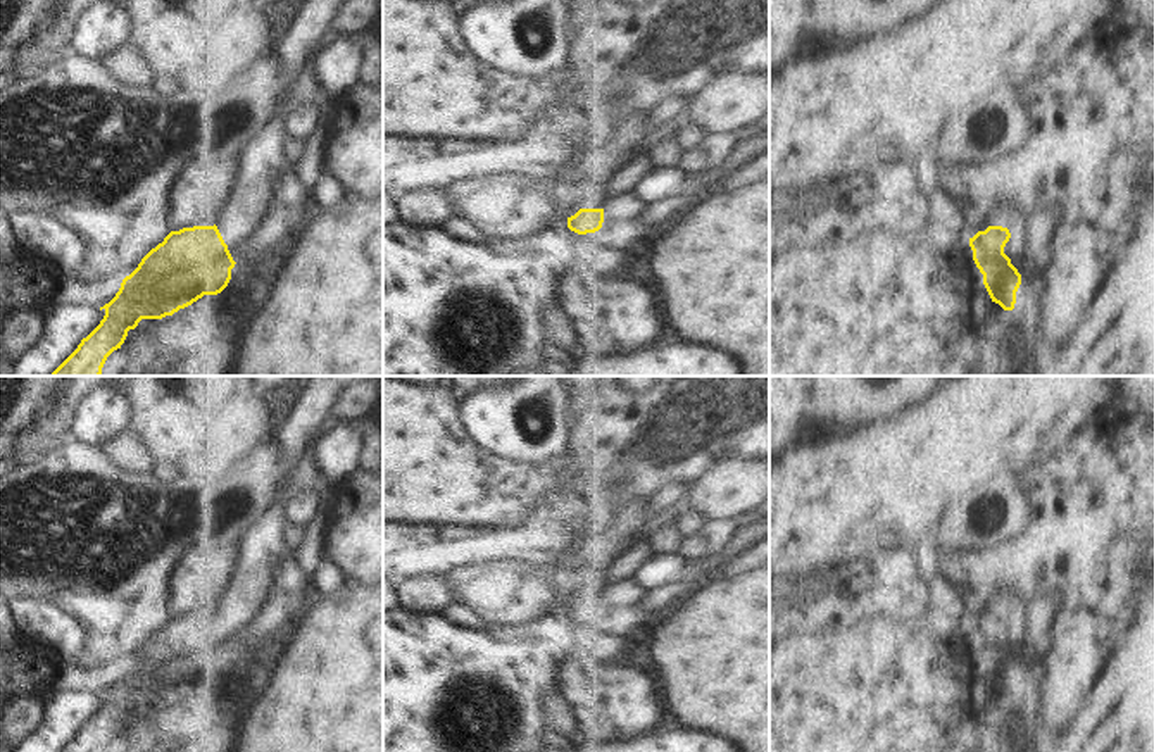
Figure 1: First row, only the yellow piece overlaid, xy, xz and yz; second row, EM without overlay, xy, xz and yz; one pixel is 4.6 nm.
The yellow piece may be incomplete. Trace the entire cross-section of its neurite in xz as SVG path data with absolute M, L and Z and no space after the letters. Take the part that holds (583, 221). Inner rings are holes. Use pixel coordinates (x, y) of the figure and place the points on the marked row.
M628 185L611 197L602 209L580 209L568 217L568 228L578 235L593 233L600 241L623 250L659 236L657 226L643 221L647 202Z

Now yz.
M999 212L985 231L969 238L973 260L983 274L983 285L992 298L1004 310L1013 310L1021 274L1004 254L1009 238L1021 233L1021 222L1009 212Z

